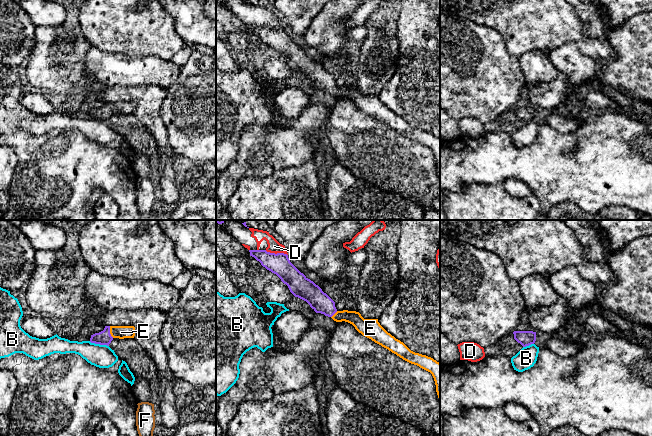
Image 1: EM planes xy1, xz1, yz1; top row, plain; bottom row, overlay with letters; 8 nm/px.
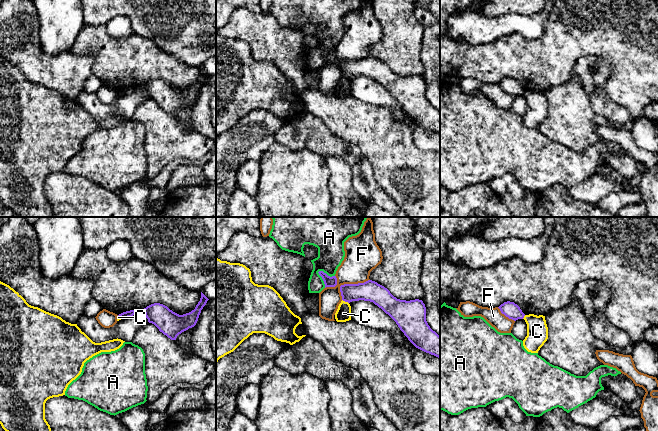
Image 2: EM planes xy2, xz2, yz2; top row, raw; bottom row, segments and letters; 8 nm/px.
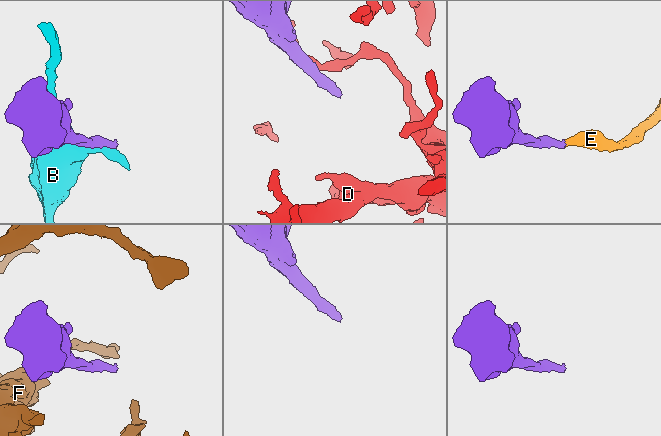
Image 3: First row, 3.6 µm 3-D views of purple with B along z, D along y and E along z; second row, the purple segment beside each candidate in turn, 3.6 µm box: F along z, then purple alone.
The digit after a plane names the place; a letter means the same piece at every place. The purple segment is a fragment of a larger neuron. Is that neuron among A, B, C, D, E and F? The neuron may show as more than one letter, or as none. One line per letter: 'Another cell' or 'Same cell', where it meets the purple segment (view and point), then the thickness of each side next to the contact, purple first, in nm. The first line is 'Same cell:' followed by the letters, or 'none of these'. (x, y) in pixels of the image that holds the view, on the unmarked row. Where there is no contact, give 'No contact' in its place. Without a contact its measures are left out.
Same cell: E
A: Another cell. Touches purple at xz2 (322, 54). Thickness 80 nm (purple) against 220 nm
B: Another cell. Touches purple at xy1 (99, 119). Thickness 120 nm (purple) against 190 nm
C: Another cell. Touches purple at xz2 (345, 77). Thickness 160 nm (purple) against 120 nm
D: Another cell. Touches purple at xz1 (277, 29). Thickness 170 nm (purple) against 100 nm
E: Same cell. Touches purple at xy1 (109, 108). Thickness 120 nm (purple) against 110 nm
F: Another cell. Touches purple at xz2 (348, 60). Thickness 160 nm (purple) against 280 nm

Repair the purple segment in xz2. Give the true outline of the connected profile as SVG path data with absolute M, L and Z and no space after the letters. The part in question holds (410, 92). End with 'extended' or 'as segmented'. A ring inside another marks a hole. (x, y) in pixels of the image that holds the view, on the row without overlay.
M375 57L340 62L342 76L370 77L388 90L408 116L418 125L440 135L440 112L426 97L426 83L422 76L400 76Z; as segmented

